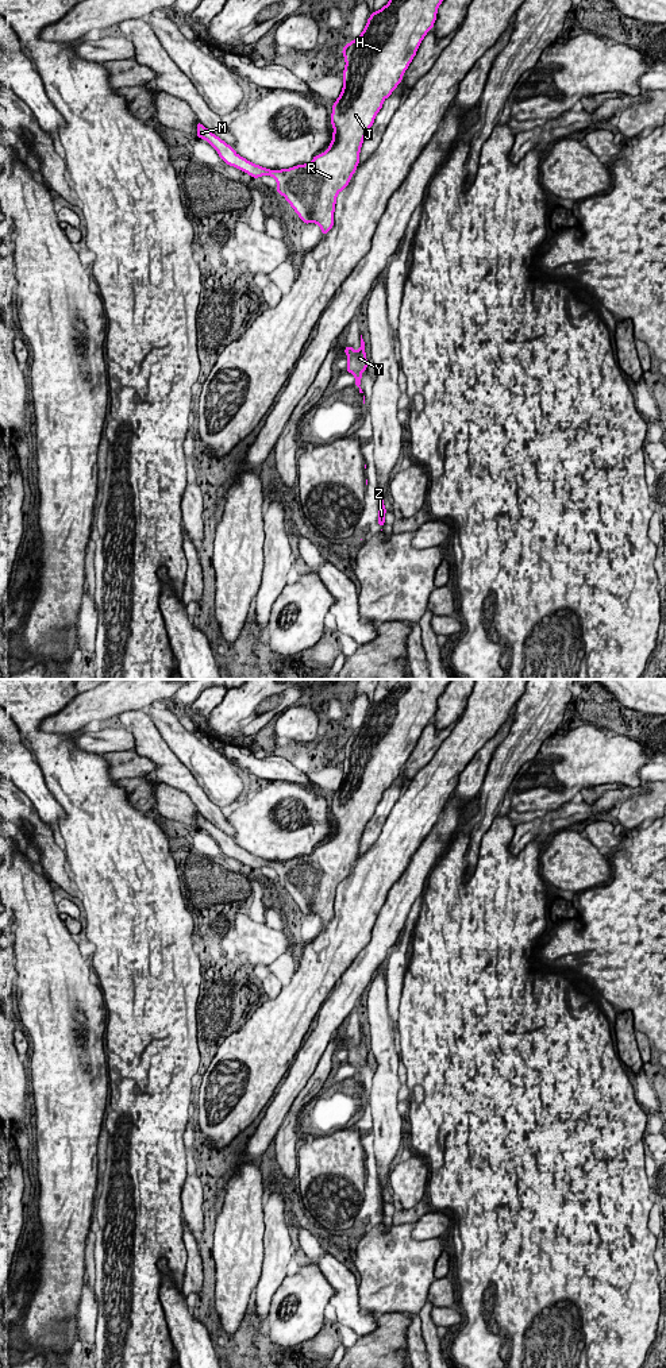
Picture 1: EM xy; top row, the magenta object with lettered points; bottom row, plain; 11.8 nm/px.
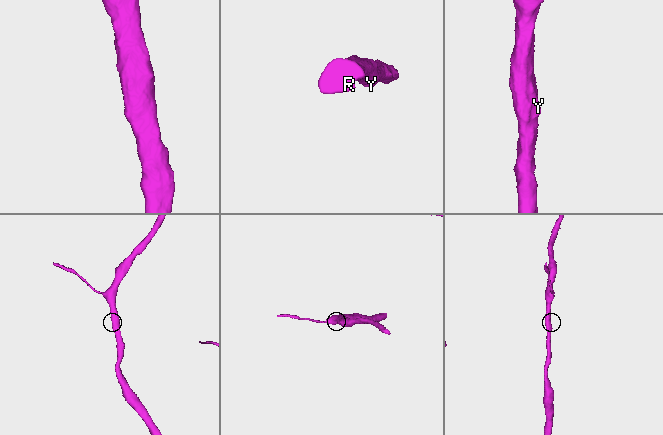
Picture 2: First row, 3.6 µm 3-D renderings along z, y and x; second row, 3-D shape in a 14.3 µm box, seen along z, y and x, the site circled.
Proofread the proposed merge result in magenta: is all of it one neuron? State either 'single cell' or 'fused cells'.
single cell

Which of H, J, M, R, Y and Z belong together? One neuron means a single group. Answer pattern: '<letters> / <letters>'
H J M R Y Z

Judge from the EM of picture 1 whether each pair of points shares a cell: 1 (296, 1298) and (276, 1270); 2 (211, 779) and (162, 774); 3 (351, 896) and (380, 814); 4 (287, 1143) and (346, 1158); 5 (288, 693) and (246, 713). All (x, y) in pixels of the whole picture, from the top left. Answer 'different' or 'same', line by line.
1: different
2: different
3: different
4: different
5: same

